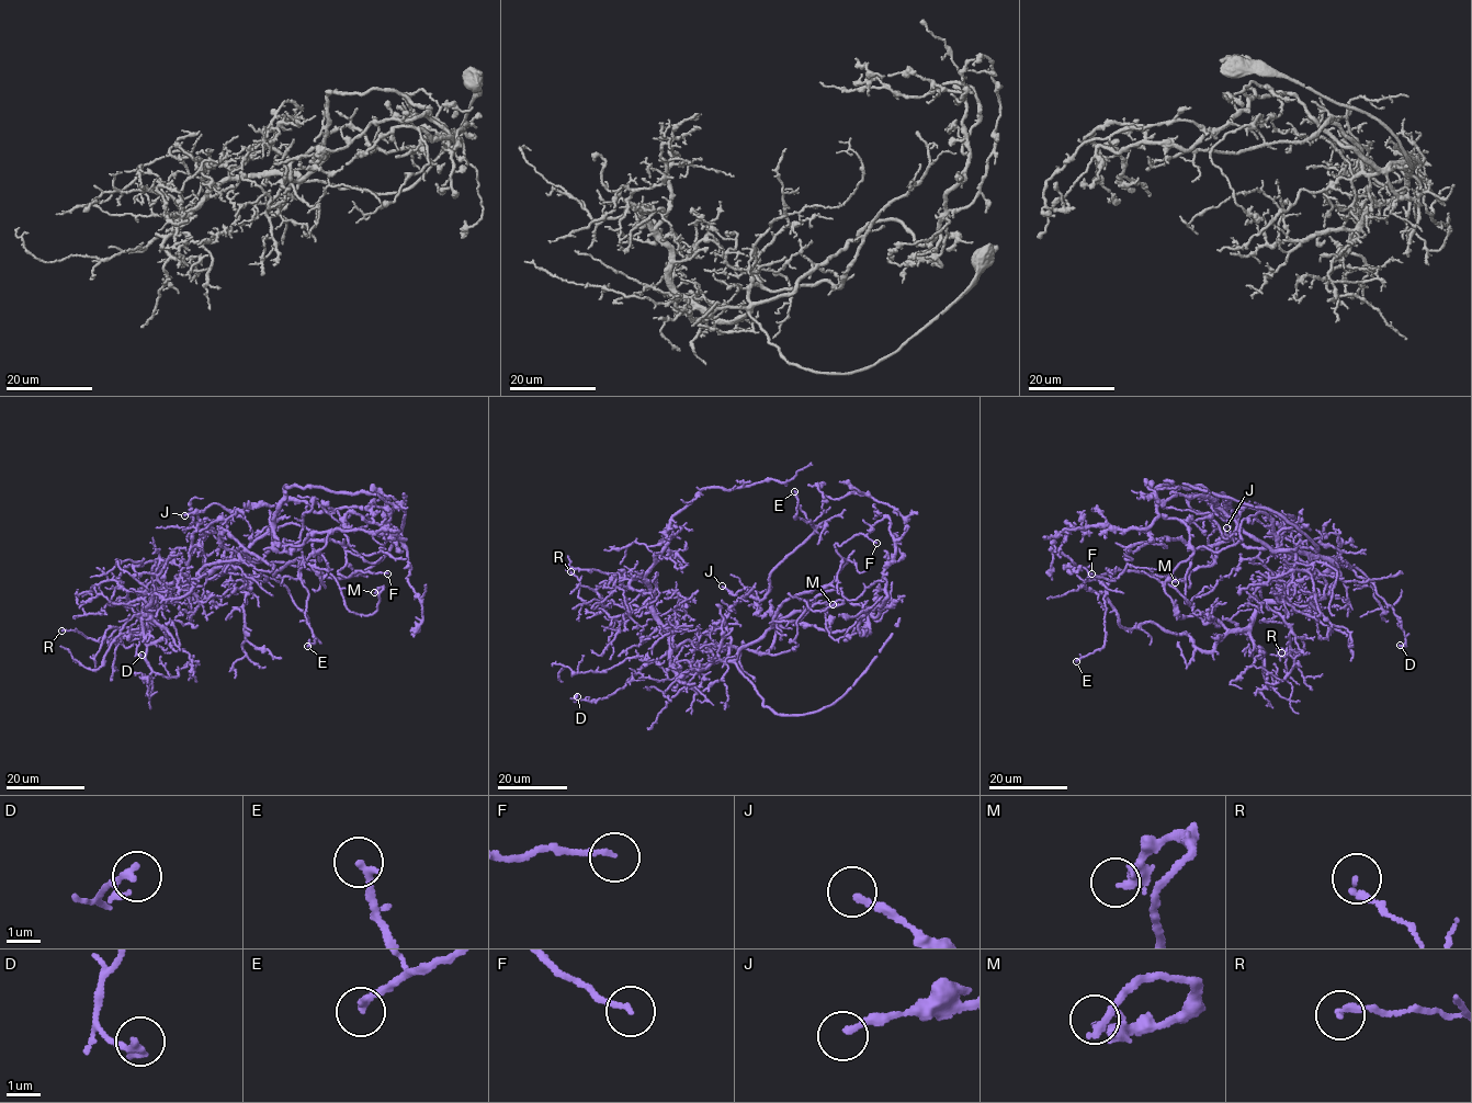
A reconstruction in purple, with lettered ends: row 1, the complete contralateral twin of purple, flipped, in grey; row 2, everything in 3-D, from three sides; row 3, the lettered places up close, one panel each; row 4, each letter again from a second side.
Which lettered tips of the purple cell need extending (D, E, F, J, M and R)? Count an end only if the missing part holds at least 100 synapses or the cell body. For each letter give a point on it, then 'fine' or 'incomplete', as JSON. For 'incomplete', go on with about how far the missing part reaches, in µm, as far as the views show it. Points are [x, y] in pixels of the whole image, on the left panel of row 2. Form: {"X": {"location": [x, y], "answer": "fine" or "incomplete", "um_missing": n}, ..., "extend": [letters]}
{"D": {"location": [142, 655], "answer": "fine"}, "E": {"location": [307, 646], "answer": "fine"}, "F": {"location": [387, 573], "answer": "fine"}, "J": {"location": [184, 515], "answer": "fine"}, "M": {"location": [374, 592], "answer": "fine"}, "R": {"location": [61, 630], "answer": "fine"}, "extend": []}

